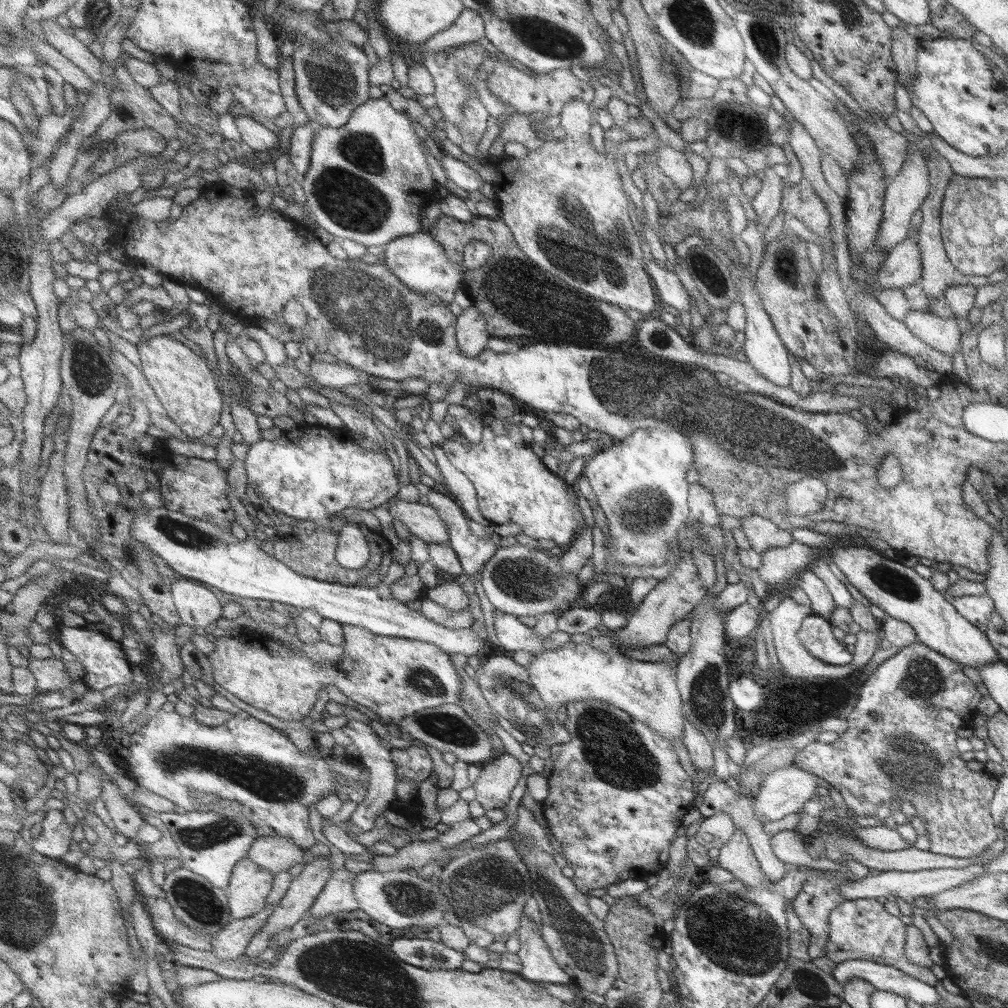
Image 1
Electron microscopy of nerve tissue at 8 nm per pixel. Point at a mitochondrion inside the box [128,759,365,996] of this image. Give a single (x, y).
(222, 828)

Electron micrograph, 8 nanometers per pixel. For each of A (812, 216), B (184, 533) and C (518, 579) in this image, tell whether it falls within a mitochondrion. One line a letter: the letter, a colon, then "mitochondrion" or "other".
A: other
B: mitochondrion
C: mitochondrion

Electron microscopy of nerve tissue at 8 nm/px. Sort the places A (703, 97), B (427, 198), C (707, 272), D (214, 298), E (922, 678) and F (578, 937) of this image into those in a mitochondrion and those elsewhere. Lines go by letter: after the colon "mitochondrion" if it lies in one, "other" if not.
A: other
B: other
C: mitochondrion
D: other
E: mitochondrion
F: mitochondrion

